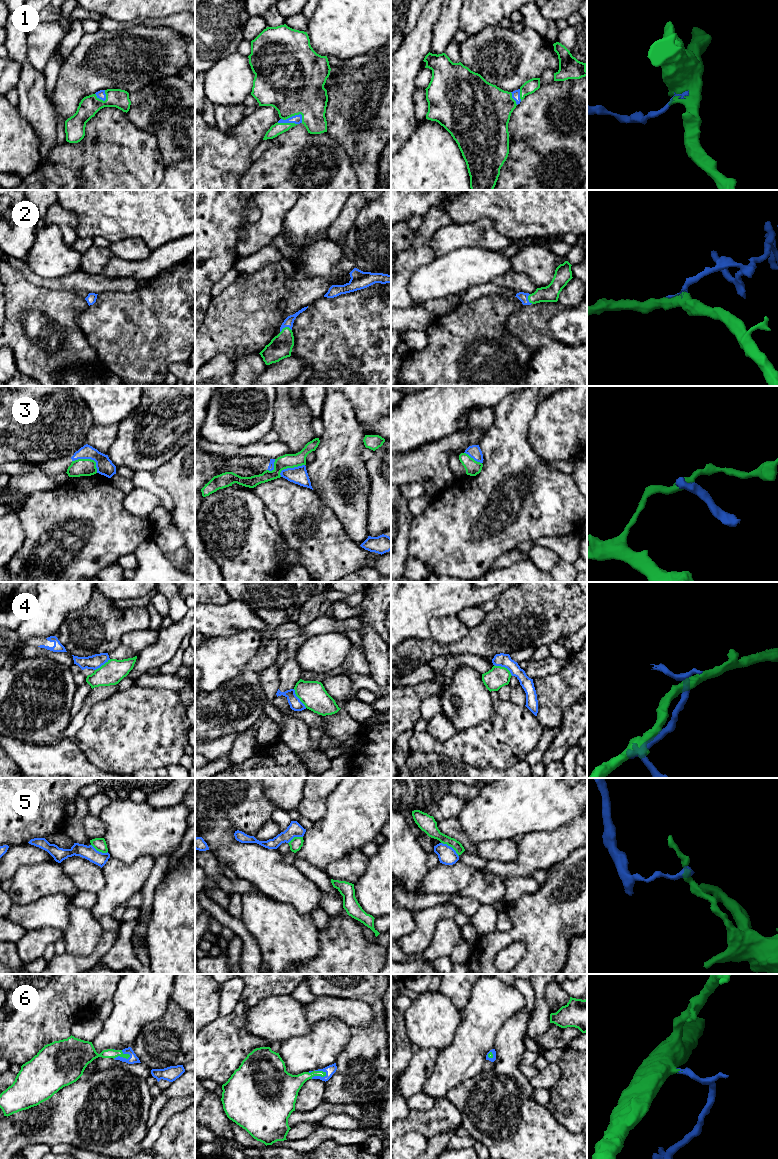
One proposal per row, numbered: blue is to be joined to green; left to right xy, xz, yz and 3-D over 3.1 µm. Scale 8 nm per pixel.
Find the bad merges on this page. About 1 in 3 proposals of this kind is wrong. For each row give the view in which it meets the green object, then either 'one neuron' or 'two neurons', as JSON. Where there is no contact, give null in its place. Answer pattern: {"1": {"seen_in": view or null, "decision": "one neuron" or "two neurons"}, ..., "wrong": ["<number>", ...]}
{"1": {"seen_in": "xz", "decision": "one neuron"}, "2": {"seen_in": "xz", "decision": "one neuron"}, "3": {"seen_in": "xy", "decision": "two neurons"}, "4": {"seen_in": "yz", "decision": "two neurons"}, "5": {"seen_in": "yz", "decision": "two neurons"}, "6": {"seen_in": "xz", "decision": "one neuron"}, "wrong": ["3", "4", "5"]}

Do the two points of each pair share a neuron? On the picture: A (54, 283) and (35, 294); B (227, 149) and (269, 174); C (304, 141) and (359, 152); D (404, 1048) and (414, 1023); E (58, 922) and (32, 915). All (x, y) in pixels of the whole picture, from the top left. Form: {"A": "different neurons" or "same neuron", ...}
{"A": "different neurons", "B": "different neurons", "C": "different neurons", "D": "different neurons", "E": "same neuron"}

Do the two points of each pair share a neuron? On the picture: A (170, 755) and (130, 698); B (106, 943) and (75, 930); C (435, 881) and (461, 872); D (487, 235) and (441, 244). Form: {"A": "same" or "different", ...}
{"A": "same", "B": "different", "C": "same", "D": "same"}

